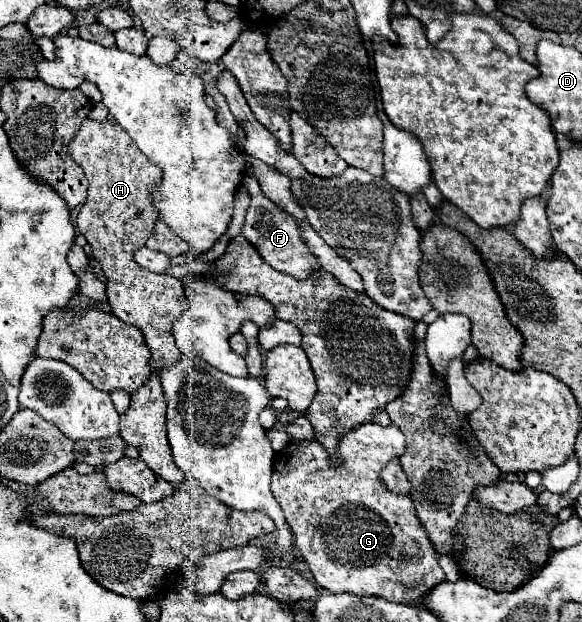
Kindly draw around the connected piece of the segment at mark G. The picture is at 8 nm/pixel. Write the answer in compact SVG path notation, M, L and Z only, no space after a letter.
M368 423L340 439L342 465L332 467L328 463L326 449L310 441L290 441L274 459L272 485L274 497L282 505L284 517L296 535L296 545L310 565L314 581L330 593L354 593L358 597L382 597L402 605L422 605L426 593L444 581L444 571L436 561L436 551L416 517L412 499L406 495L392 493L380 483L380 471L392 457L404 453L404 435L398 425L376 425Z

